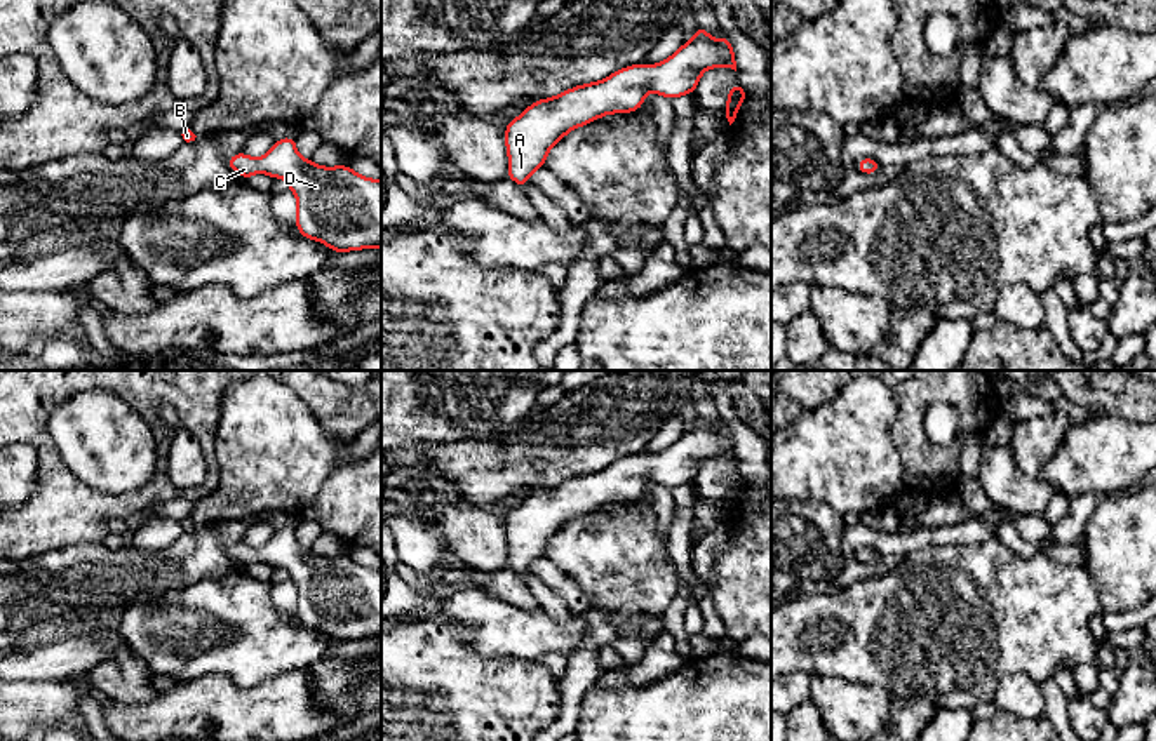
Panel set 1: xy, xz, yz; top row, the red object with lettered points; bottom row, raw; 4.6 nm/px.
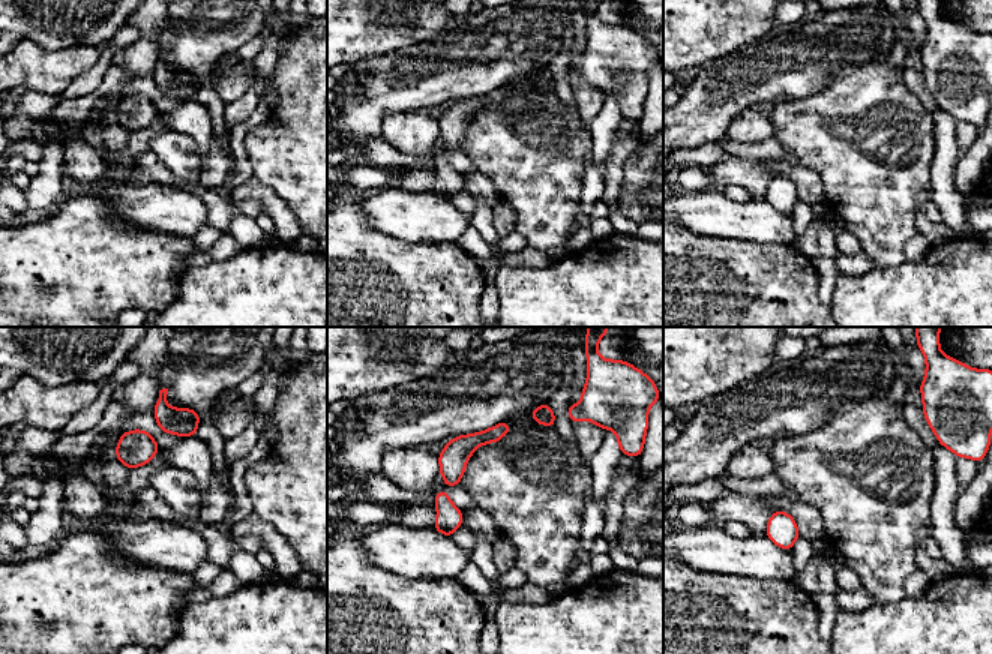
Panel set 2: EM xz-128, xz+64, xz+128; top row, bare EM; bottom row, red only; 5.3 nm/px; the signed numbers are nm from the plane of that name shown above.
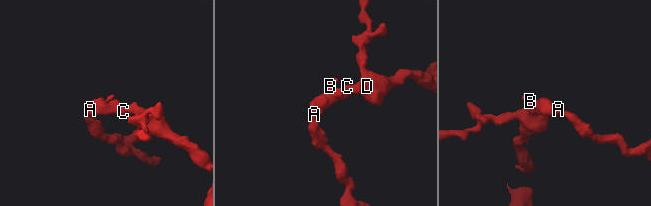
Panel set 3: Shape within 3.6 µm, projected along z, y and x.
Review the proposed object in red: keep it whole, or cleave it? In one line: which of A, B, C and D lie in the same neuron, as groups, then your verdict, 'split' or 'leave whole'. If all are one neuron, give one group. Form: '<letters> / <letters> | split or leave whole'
A B C D | leave whole

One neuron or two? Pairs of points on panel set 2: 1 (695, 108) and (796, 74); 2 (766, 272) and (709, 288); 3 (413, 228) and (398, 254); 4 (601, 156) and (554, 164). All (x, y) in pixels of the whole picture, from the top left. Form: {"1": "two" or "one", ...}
{"1": "one", "2": "one", "3": "two", "4": "two"}

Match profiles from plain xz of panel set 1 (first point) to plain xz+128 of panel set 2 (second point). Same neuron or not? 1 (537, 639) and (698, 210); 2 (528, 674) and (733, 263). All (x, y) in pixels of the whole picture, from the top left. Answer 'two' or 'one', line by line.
1: one
2: one

